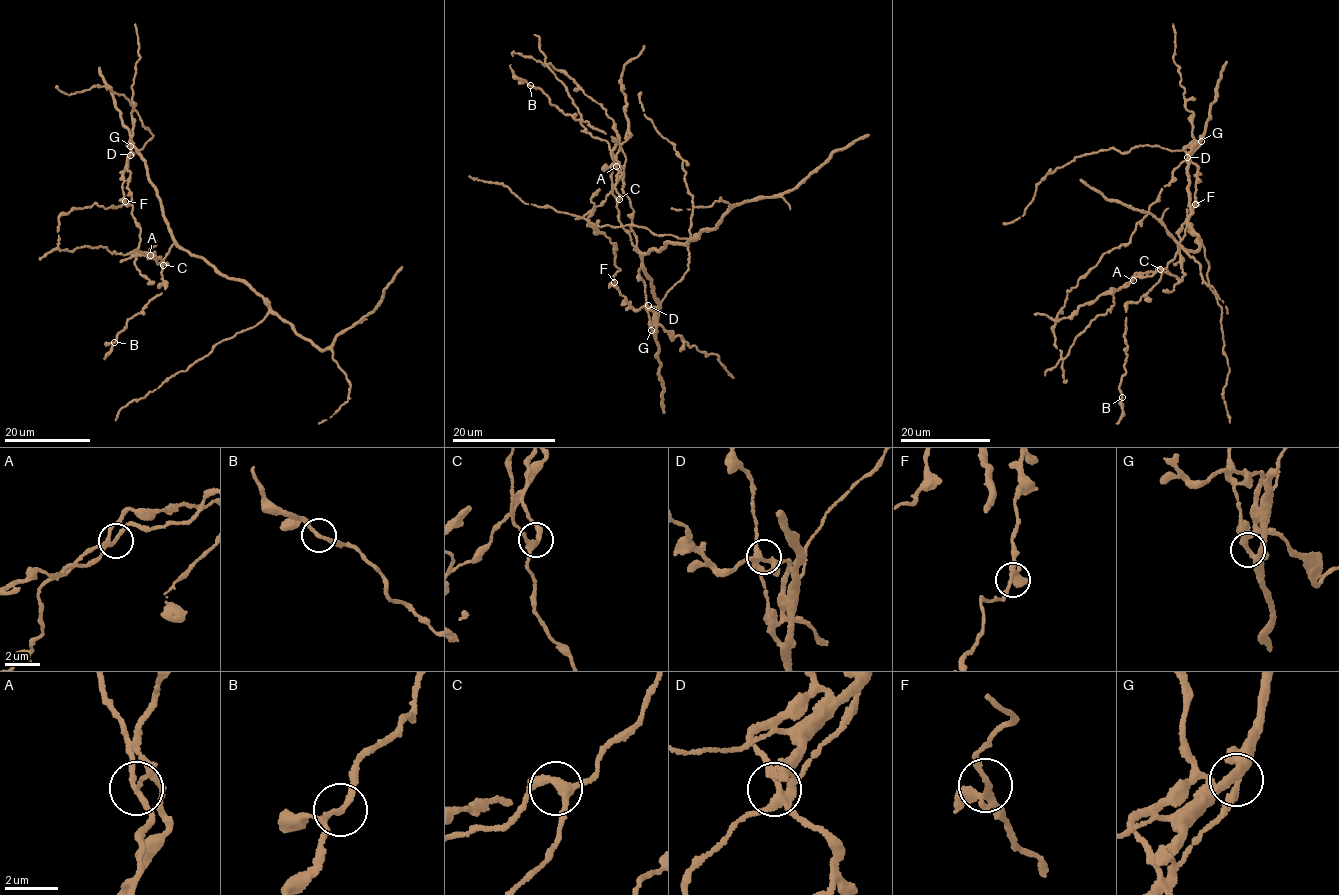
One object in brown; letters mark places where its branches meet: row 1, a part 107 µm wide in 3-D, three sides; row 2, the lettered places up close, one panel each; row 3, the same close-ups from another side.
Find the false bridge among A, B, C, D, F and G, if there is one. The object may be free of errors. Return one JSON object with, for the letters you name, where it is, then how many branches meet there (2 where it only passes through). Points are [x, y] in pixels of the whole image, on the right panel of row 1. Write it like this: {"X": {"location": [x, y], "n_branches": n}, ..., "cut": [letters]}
{"A": {"location": [1133, 280], "n_branches": 5}, "cut": ["A"]}

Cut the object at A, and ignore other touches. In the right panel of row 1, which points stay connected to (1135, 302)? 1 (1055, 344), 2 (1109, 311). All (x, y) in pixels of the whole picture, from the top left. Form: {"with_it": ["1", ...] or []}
{"with_it": ["1", "2"]}

